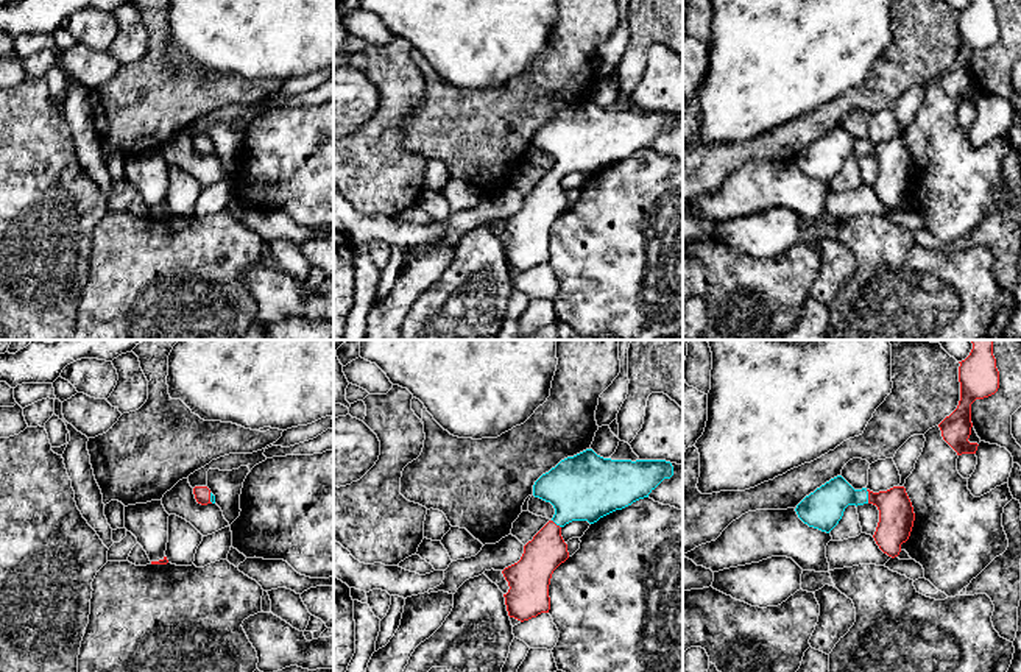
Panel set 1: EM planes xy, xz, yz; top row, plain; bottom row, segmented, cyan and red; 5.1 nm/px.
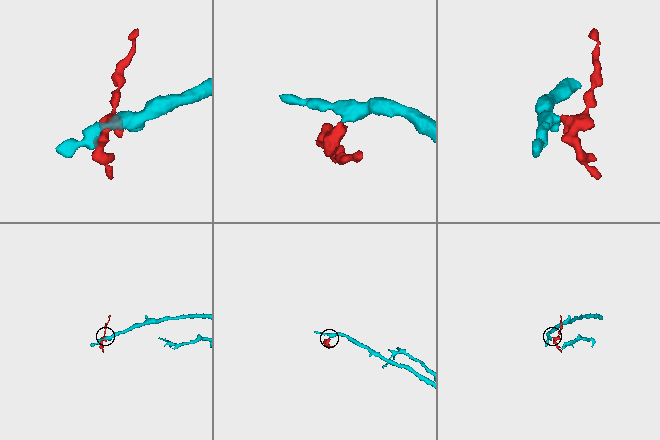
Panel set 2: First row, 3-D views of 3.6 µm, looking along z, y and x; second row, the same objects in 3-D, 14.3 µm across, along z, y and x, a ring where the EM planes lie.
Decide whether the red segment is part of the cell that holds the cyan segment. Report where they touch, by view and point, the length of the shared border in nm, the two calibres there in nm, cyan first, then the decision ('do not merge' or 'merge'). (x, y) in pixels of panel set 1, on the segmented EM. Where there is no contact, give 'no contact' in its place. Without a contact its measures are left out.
yz (867, 496) | 70 nm | 200/180 nm | merge

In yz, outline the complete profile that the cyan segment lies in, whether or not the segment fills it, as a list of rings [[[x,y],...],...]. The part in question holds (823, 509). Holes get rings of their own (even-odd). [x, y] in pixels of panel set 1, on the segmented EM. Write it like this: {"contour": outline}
{"contour": [[[837,476],[806,496],[795,511],[809,527],[829,533],[848,505],[864,504],[873,504],[879,510],[879,522],[873,535],[876,544],[889,557],[898,557],[915,521],[913,507],[904,486],[873,493],[867,488],[854,490],[842,476]]]}

